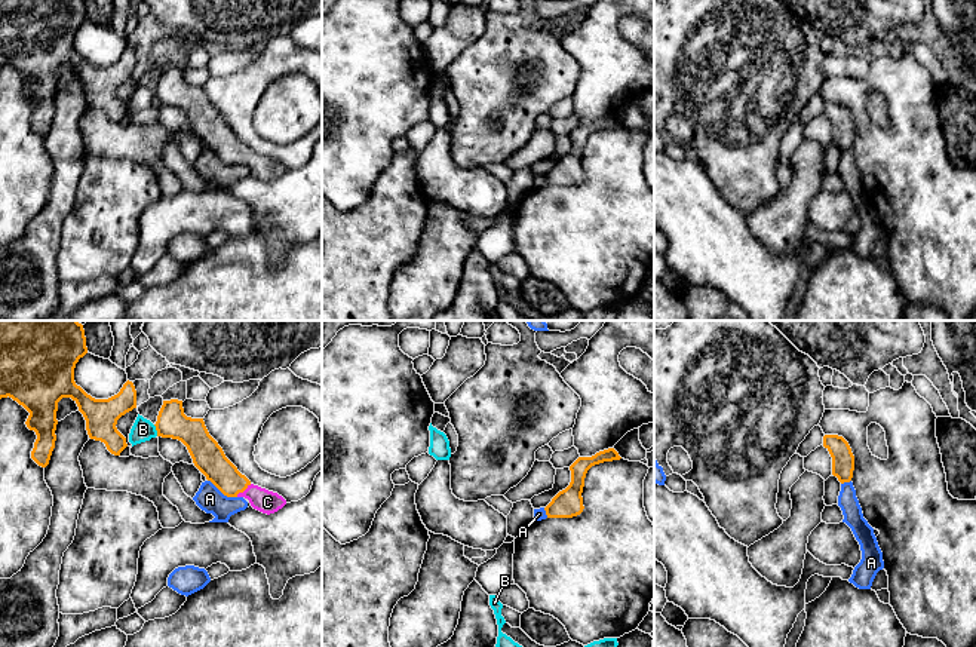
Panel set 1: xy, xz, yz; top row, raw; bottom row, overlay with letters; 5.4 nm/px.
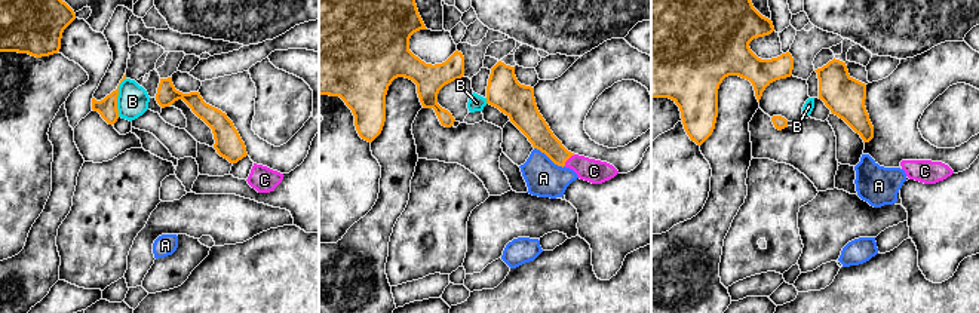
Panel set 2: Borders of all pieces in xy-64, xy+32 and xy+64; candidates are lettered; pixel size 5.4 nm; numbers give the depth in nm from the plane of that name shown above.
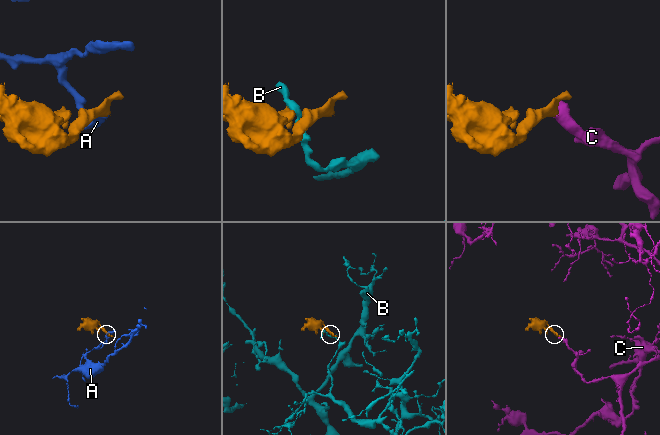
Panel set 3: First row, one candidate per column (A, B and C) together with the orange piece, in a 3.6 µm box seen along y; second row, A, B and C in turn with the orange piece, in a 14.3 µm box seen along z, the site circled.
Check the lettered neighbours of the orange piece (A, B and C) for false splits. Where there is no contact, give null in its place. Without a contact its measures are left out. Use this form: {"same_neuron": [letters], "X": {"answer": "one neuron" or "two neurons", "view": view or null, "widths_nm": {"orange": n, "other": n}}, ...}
{"same_neuron": ["C"], "A": {"answer": "two neurons", "view": "xy", "widths_nm": {"orange": 170, "other": 140}}, "B": {"answer": "two neurons", "view": "xy", "widths_nm": {"orange": 160, "other": 120}}, "C": {"answer": "one neuron", "view": "xy", "widths_nm": {"orange": 170, "other": 130}}}

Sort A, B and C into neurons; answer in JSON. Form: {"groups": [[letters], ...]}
{"groups": [["A"], ["B"], ["C"]]}

